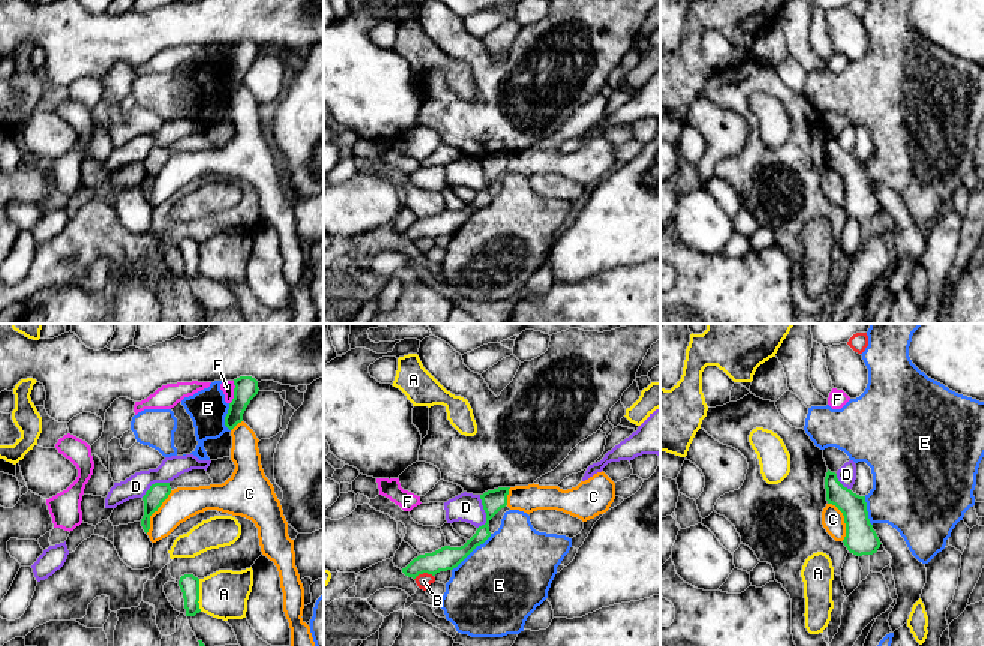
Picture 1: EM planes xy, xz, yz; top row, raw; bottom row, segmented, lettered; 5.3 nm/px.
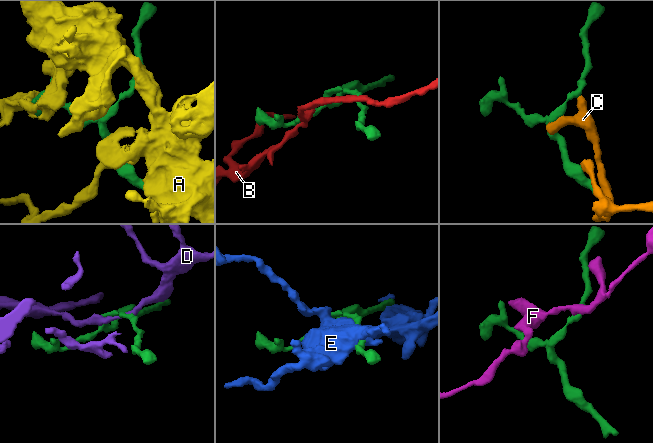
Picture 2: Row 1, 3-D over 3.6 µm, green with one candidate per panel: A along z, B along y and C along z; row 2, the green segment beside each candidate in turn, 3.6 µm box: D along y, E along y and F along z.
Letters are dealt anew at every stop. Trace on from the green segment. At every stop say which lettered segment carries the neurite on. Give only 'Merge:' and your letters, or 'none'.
Merge: none

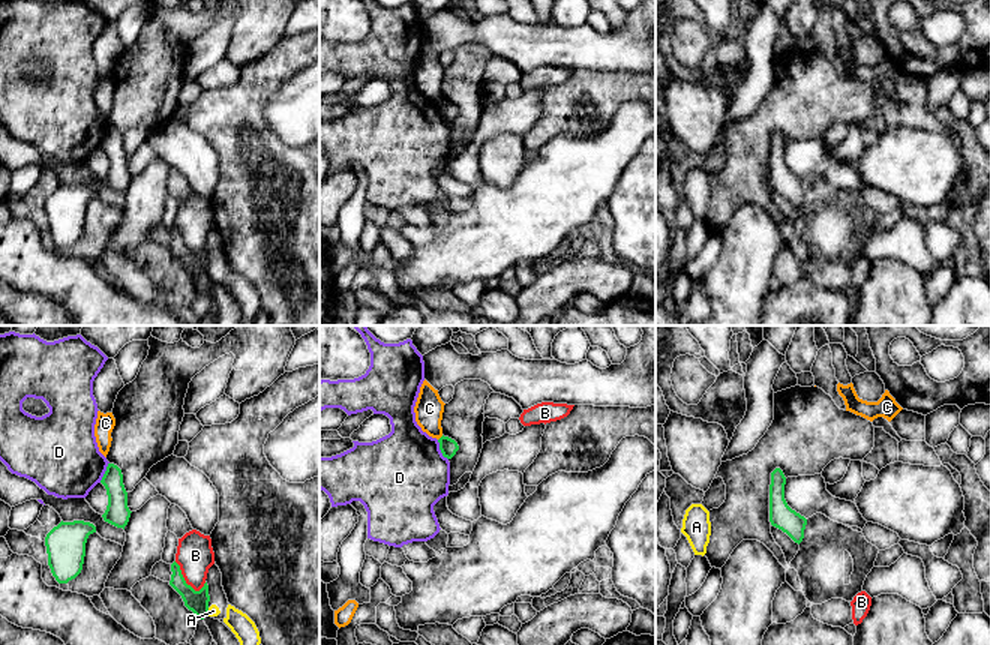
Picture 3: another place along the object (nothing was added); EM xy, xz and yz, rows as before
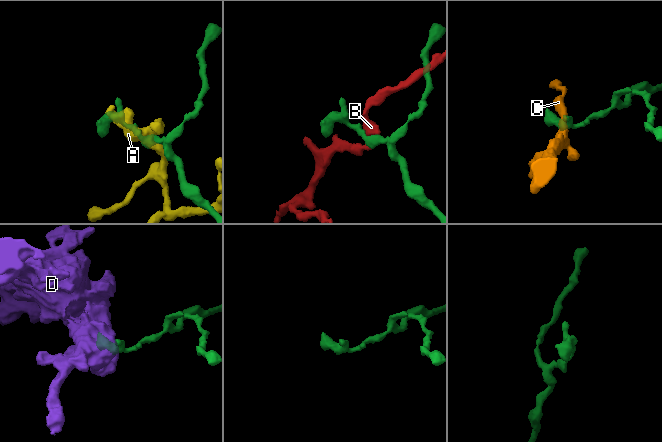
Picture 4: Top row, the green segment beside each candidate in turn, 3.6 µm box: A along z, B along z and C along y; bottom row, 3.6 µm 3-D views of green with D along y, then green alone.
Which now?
Merge: none

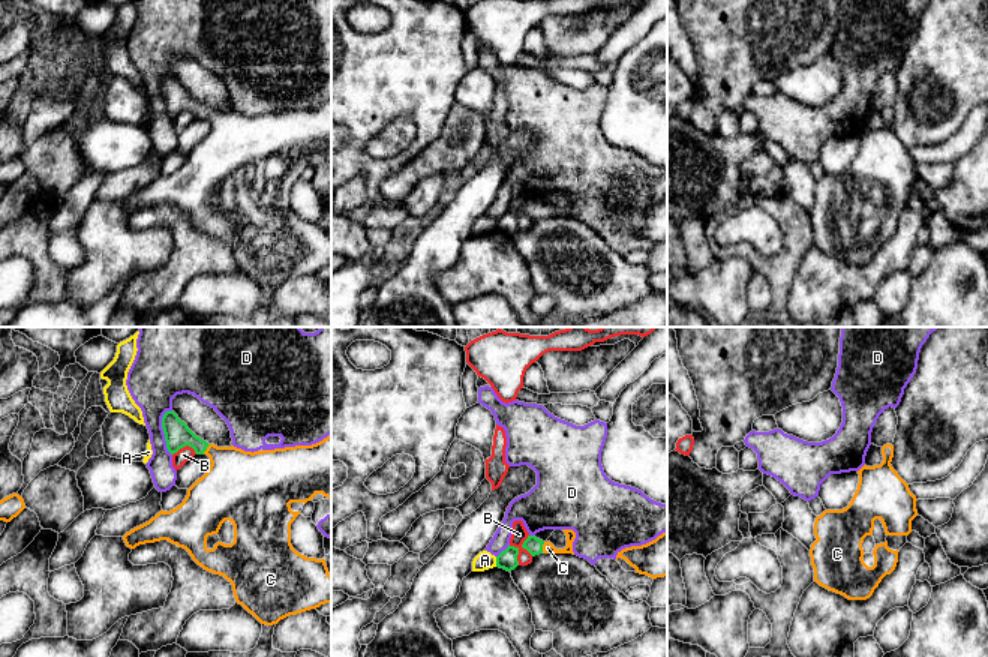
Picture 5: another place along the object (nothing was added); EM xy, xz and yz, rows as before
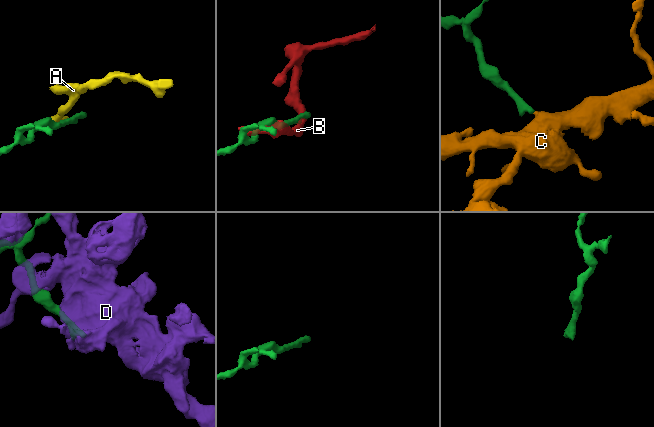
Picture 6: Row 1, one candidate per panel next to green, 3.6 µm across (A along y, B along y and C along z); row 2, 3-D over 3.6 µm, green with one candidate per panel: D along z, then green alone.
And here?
Merge: C

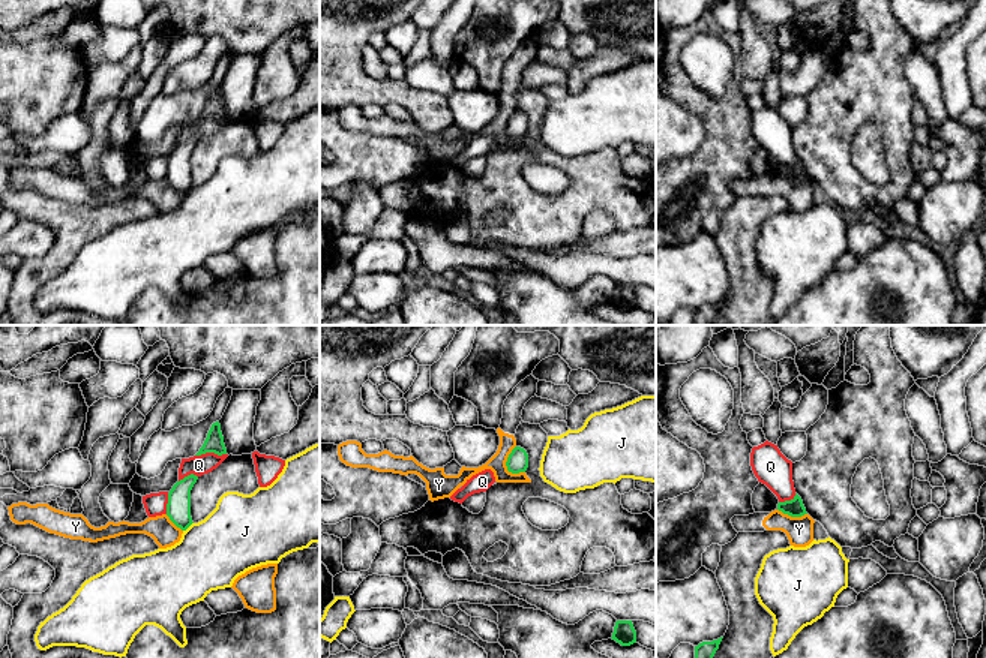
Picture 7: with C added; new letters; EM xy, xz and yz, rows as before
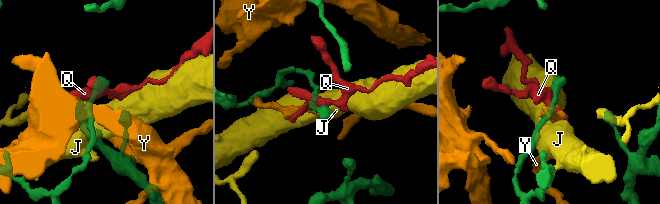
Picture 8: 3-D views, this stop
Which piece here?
Merge: none

